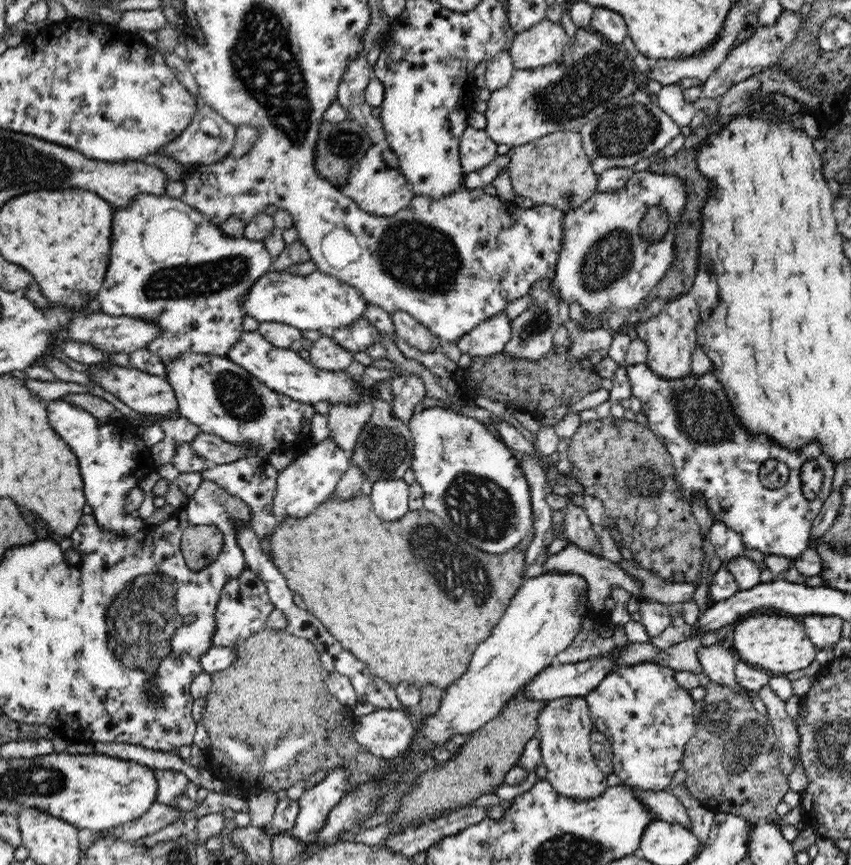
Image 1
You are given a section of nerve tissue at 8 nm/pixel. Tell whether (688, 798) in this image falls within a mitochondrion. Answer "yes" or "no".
no

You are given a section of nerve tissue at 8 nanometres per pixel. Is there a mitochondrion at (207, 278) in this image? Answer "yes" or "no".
yes

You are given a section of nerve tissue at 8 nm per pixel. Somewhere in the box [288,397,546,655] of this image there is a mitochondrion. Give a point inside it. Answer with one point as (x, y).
(470, 578)

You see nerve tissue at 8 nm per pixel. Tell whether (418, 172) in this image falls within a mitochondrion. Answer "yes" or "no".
no

